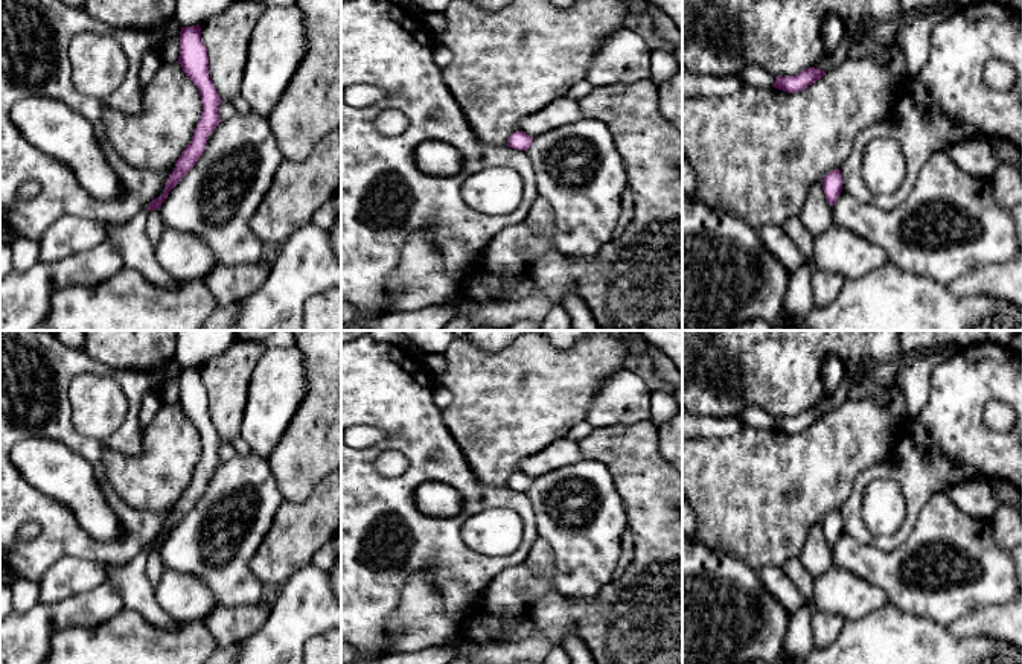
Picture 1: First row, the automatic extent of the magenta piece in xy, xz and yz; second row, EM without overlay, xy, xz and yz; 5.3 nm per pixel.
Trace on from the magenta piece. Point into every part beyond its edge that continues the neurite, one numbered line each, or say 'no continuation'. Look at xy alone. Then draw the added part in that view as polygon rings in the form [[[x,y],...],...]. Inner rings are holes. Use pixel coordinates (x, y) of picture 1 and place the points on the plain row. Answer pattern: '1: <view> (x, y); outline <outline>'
1: xy (134, 582); outline [[[146,548],[122,567],[108,565],[105,582],[117,591],[123,608],[142,614],[155,627],[175,630],[183,623],[172,620],[154,595],[154,586],[164,570],[160,551]]]

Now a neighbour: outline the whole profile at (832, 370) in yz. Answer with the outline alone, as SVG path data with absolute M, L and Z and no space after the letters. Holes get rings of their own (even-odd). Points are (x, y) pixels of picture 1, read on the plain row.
M830 355L822 359L821 376L827 393L833 391L839 385L844 376L844 367L838 356Z

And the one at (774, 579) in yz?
M763 567L757 571L763 586L769 594L792 615L803 606L812 608L812 600L803 597L795 583L787 577L783 568Z

